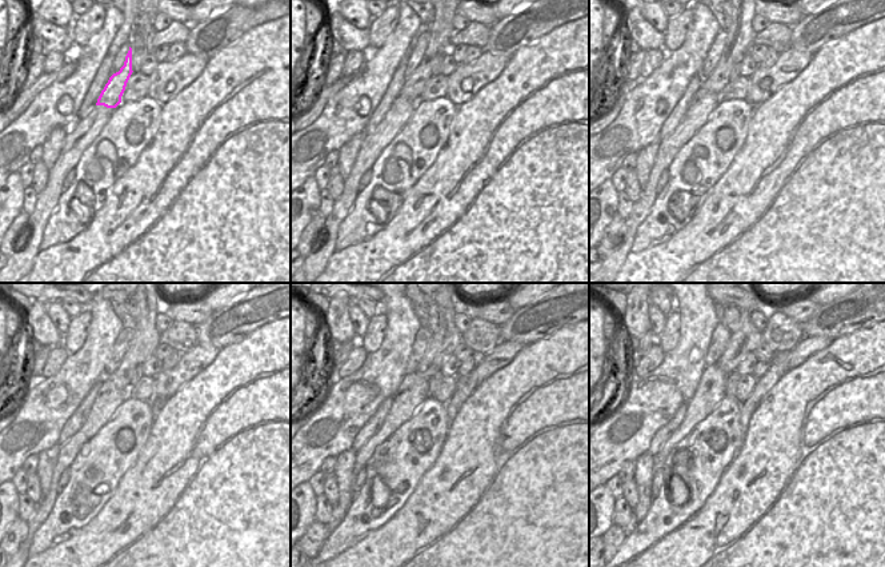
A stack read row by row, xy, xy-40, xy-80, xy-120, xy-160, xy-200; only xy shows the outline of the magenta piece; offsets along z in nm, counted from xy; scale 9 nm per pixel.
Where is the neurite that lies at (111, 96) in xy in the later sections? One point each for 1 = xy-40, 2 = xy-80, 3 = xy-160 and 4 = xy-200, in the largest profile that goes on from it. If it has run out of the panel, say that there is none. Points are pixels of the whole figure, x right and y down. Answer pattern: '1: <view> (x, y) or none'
1: xy-40 (439, 44)
2: xy-80 (737, 46)
3: xy-160 (443, 344)
4: xy-200 (740, 344)

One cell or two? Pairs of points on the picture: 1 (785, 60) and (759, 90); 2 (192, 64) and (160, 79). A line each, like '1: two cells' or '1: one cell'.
1: one cell
2: one cell

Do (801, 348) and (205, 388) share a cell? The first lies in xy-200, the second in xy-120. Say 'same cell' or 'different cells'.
different cells

